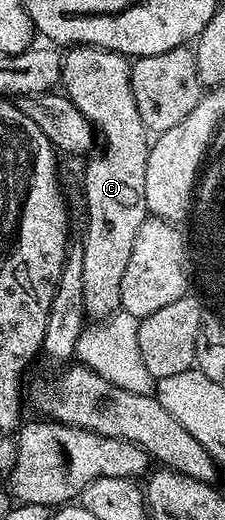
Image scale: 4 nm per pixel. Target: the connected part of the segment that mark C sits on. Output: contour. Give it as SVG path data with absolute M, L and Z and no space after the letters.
M71 47L64 52L61 60L60 90L73 102L75 109L83 113L100 142L101 139L105 142L105 148L101 152L98 150L85 167L85 239L80 240L83 249L83 305L86 316L93 321L102 320L121 310L123 272L127 269L127 260L131 258L131 248L135 246L139 225L150 218L147 205L147 157L151 139L135 105L129 80L130 70L131 63L126 56L102 47Z

